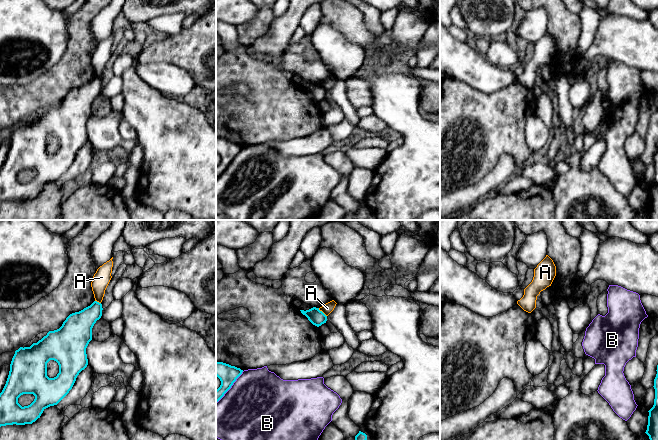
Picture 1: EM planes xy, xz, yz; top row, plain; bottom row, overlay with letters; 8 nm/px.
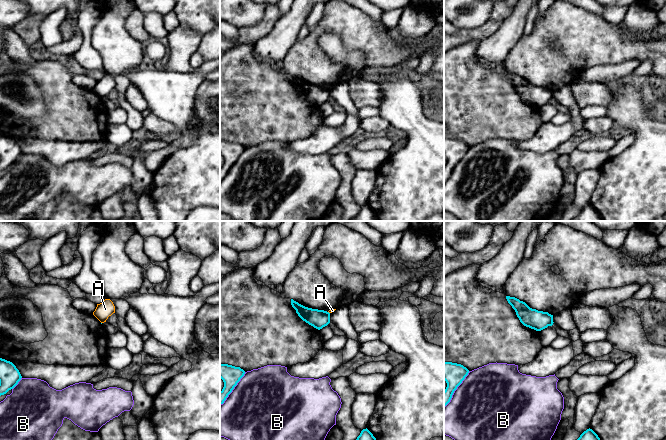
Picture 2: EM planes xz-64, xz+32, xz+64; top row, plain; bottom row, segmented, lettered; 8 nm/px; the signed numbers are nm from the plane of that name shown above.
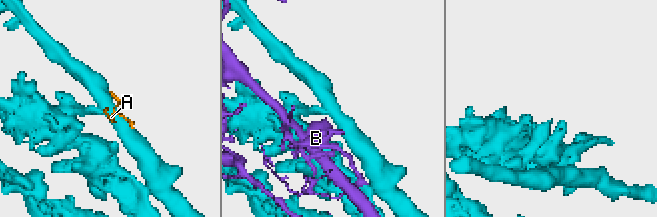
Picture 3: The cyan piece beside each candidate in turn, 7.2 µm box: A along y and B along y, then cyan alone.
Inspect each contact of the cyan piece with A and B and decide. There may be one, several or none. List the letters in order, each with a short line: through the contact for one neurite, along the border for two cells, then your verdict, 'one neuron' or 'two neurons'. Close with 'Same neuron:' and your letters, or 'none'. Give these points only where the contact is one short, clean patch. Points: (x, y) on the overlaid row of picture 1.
A: xz (318, 308), (326, 316) | two neurons
B: two neurons
Same neuron: none

